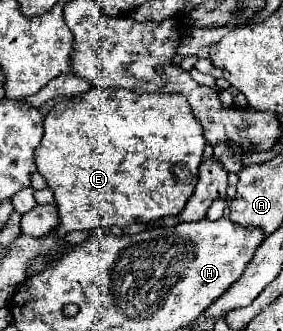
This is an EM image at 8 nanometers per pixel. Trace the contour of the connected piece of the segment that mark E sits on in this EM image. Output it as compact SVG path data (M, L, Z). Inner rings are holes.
M92 87L82 95L70 97L62 103L58 103L44 119L44 137L40 147L34 153L38 173L48 181L48 187L54 191L56 197L56 207L60 215L60 237L64 237L70 231L90 231L96 227L128 227L132 223L150 223L158 221L166 215L178 215L190 195L194 193L194 187L198 183L198 167L202 163L202 153L204 153L206 141L202 135L202 127L198 125L196 117L192 115L192 109L186 101L184 95L170 95L170 93L160 93L160 95L144 95L144 93L134 93L134 91L124 91L124 89L102 89L102 87Z

